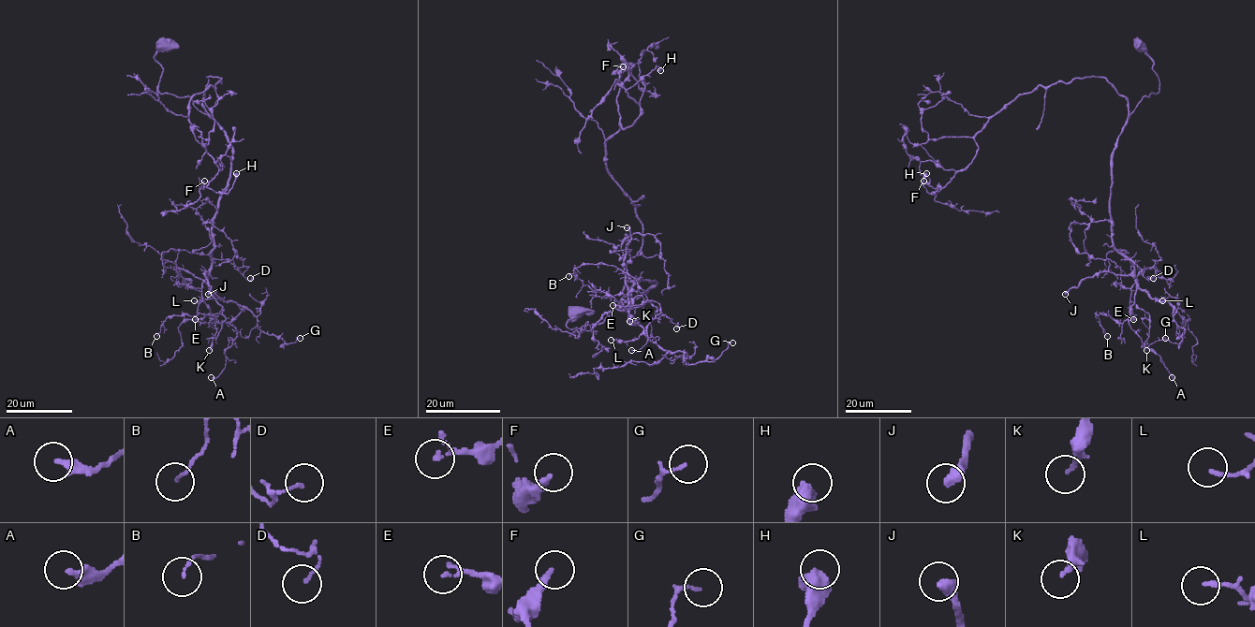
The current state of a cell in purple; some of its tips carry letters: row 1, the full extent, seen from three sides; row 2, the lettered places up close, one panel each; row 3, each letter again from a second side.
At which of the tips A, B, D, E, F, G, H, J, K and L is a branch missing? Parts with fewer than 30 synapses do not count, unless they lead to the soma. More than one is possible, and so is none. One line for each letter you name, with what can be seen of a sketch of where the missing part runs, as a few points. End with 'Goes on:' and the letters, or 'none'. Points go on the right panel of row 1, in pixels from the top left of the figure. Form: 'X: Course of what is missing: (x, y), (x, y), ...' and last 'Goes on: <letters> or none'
J: Course of what is missing: (1065, 294), (1063, 290), (1058, 292), (1039, 290), (1031, 295), (1008, 271), (998, 257), (954, 222), (953, 218)
Goes on: J

